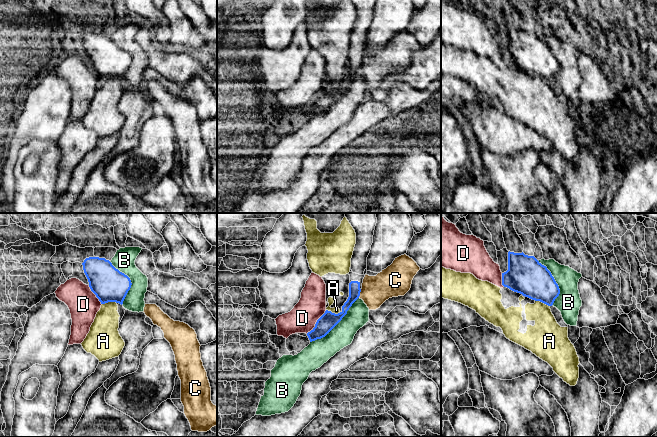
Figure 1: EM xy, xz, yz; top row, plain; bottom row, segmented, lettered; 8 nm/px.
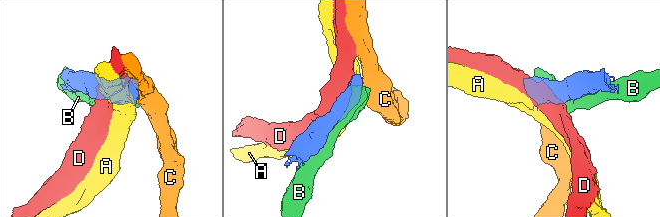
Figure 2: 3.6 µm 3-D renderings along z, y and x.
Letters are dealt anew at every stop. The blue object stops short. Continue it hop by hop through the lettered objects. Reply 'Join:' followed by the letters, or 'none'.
Join: none

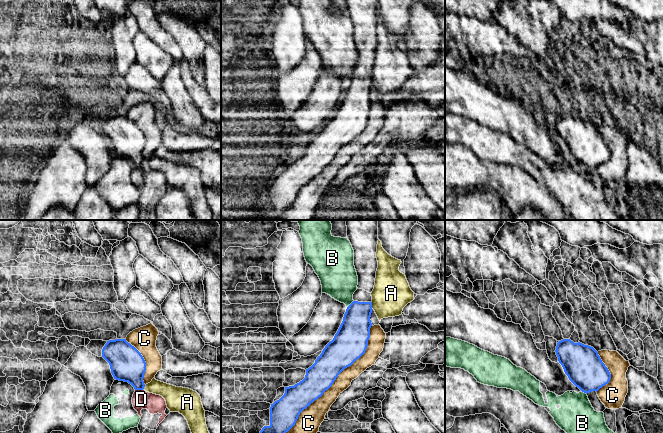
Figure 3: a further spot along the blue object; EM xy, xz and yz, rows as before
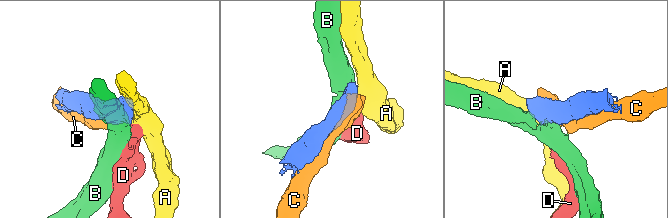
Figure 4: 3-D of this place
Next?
Join: none

